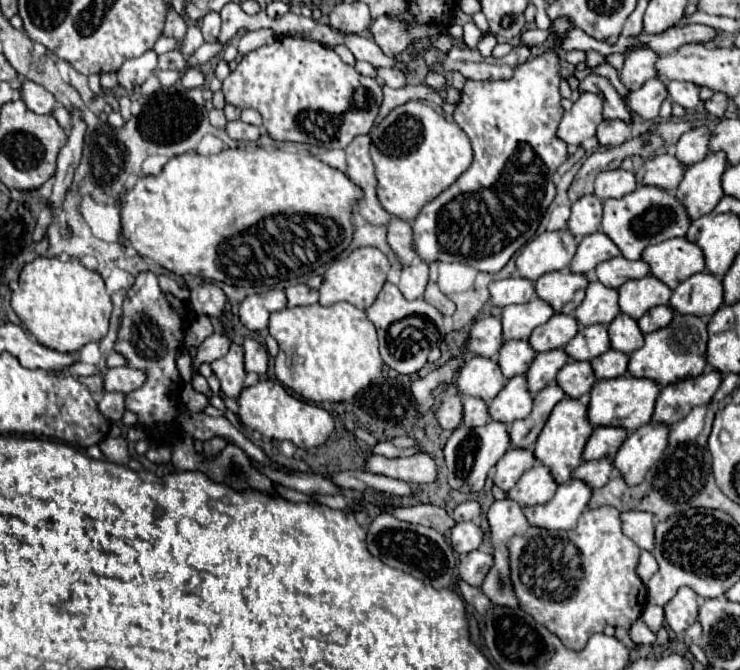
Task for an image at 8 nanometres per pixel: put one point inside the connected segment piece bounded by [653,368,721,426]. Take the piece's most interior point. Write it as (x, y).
(675, 401)

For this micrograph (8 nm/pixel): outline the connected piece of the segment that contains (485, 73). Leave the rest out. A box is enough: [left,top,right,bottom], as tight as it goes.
[443,44,529,80]

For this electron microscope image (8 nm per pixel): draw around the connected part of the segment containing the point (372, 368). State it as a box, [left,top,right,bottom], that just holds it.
[269,302,383,404]

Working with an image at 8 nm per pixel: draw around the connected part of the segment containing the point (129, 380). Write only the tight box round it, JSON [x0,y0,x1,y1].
[103,366,145,394]

